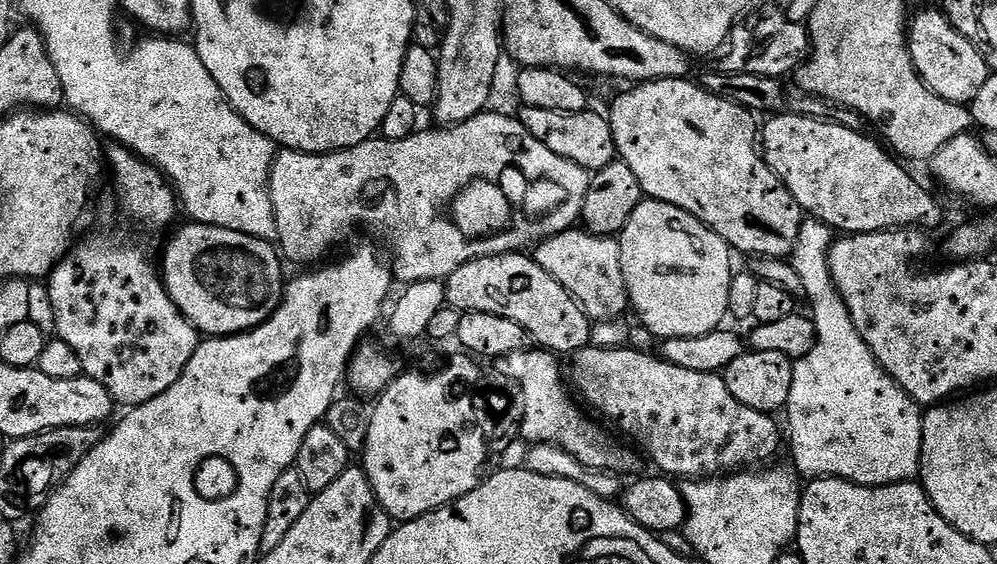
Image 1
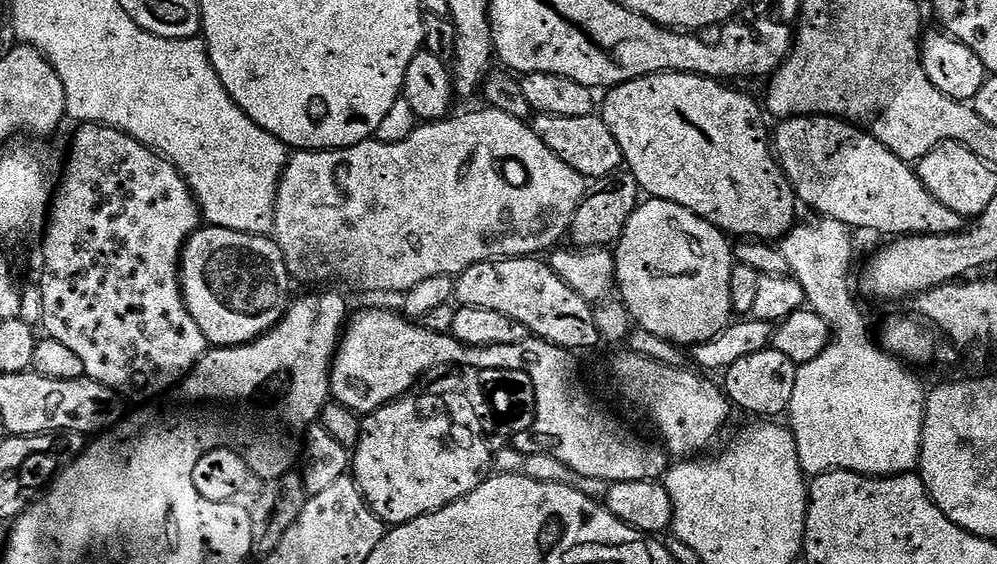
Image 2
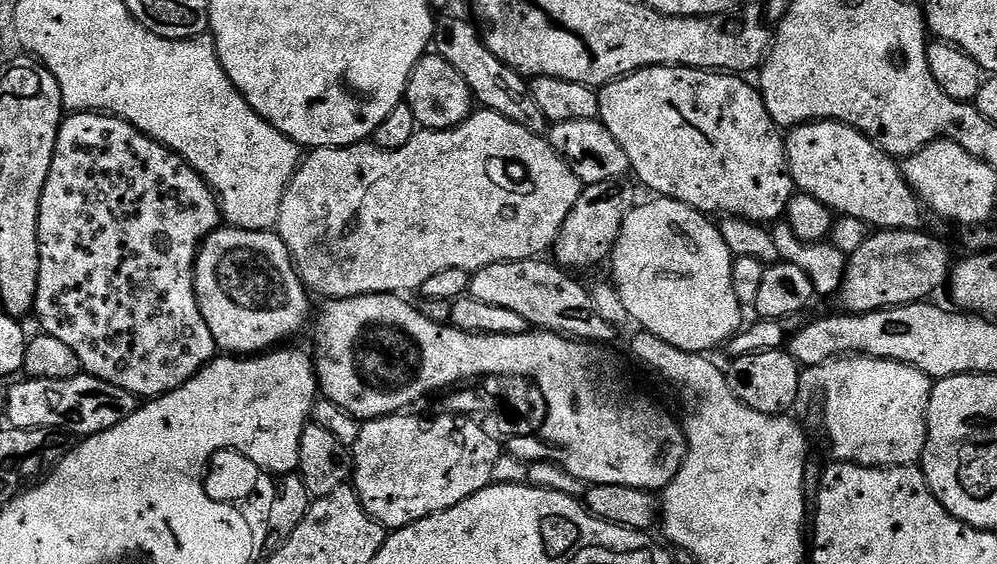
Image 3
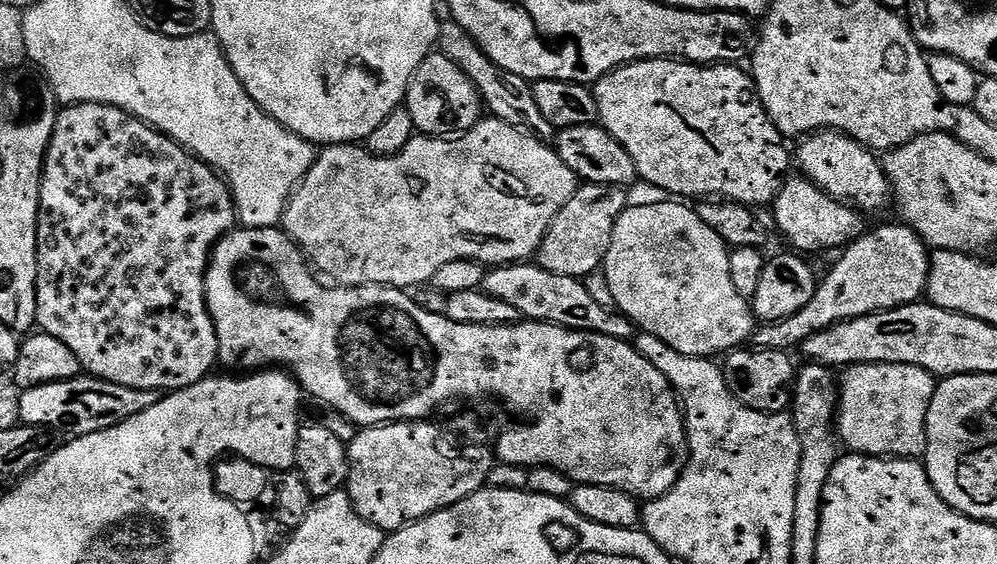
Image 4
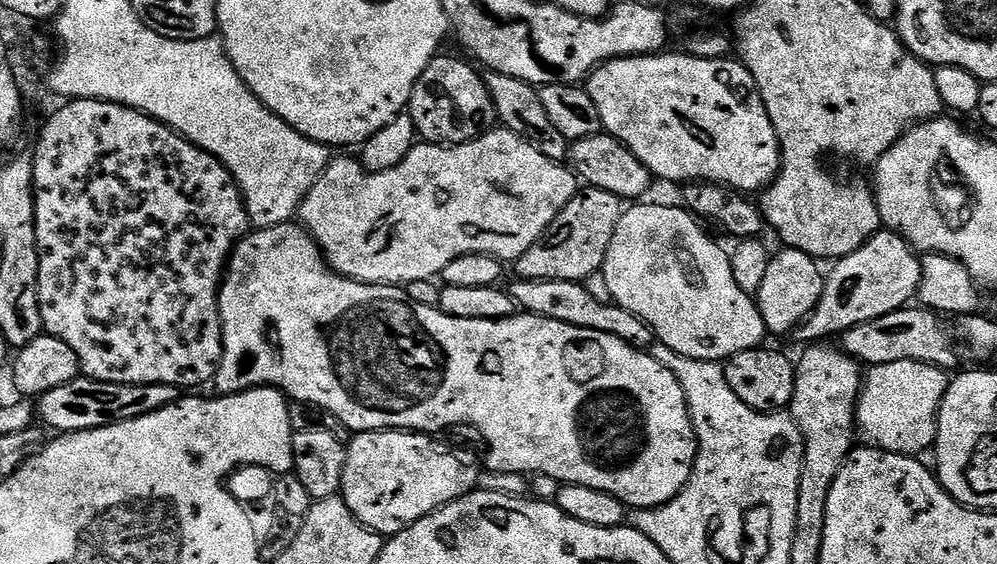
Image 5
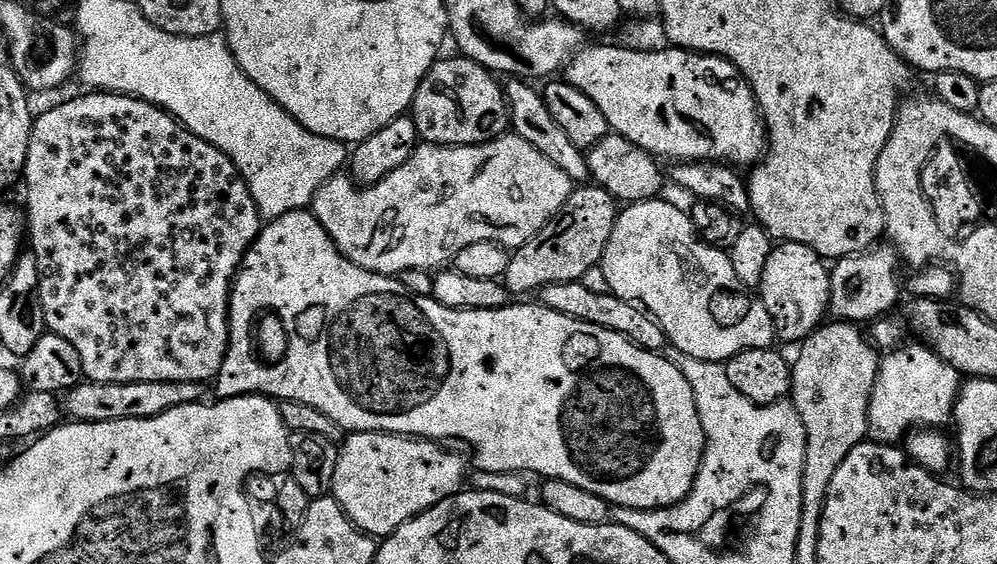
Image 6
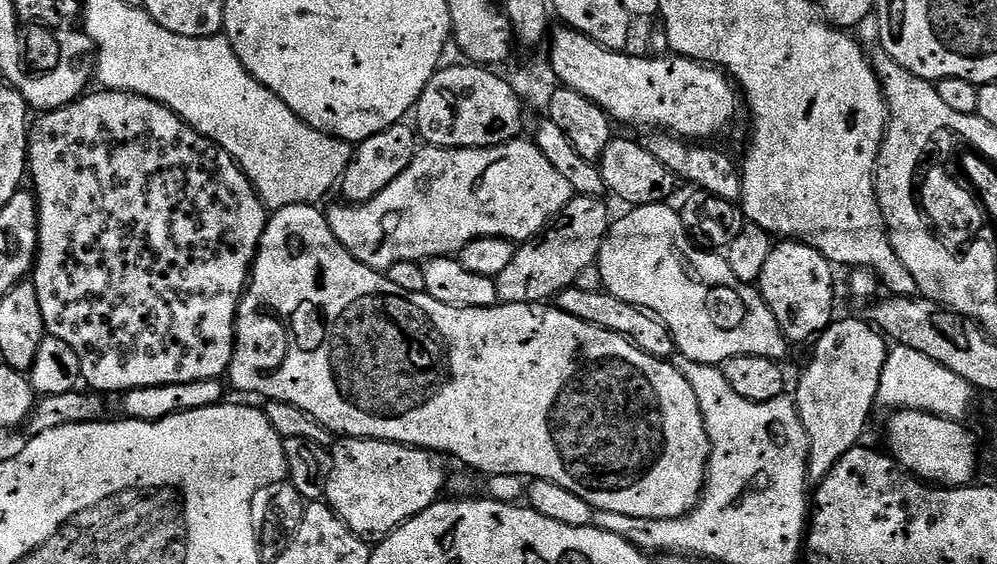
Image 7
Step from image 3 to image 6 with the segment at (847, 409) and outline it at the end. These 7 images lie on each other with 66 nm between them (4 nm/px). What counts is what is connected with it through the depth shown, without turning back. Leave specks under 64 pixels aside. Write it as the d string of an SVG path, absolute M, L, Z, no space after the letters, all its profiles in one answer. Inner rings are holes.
M920 342L915 343L889 351L880 361L868 407L868 436L875 443L896 446L913 430L936 430L944 426L940 424L952 420L952 411L956 409L956 400L960 397L962 387L961 374L954 370L954 366L938 358L938 354L934 354L931 348Z

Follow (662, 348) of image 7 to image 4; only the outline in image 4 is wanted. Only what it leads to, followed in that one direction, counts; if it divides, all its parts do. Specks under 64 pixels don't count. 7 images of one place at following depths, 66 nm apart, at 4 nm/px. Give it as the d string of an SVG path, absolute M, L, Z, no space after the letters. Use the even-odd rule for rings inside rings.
M536 262L493 267L485 275L482 290L491 300L514 306L514 310L518 310L518 314L528 322L553 324L575 332L597 332L629 342L635 341L638 335L636 325L627 316L598 306L598 302L590 298L590 294L584 289L583 279L550 274Z

